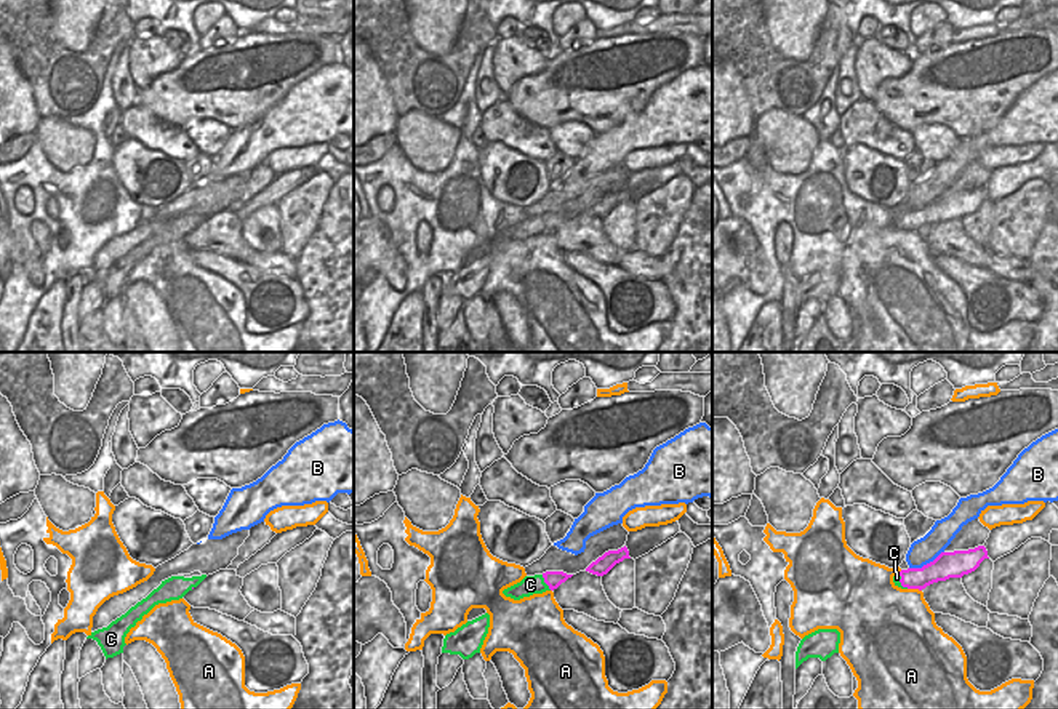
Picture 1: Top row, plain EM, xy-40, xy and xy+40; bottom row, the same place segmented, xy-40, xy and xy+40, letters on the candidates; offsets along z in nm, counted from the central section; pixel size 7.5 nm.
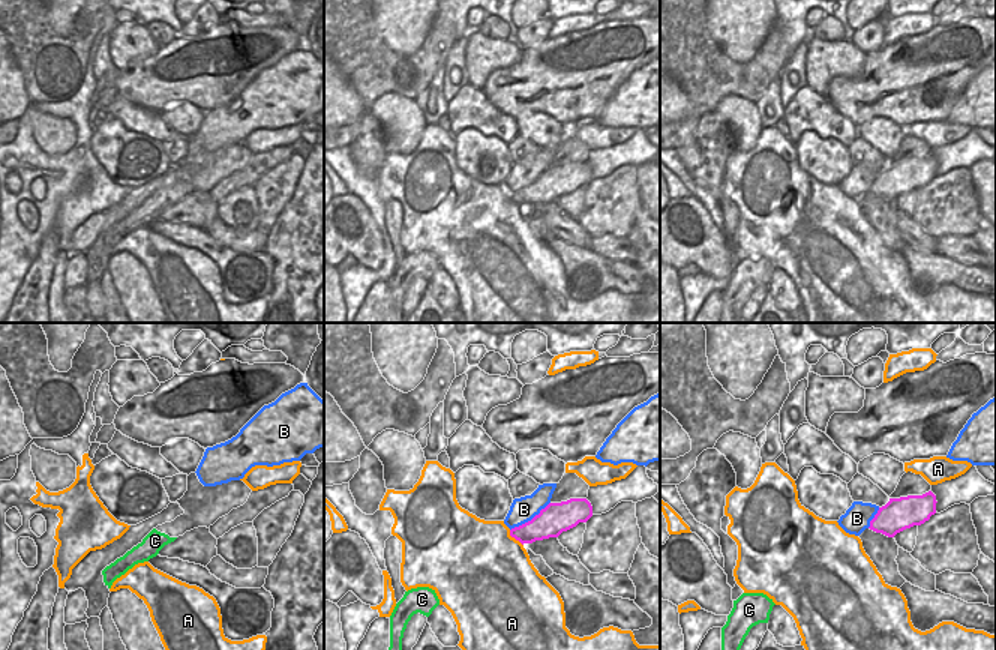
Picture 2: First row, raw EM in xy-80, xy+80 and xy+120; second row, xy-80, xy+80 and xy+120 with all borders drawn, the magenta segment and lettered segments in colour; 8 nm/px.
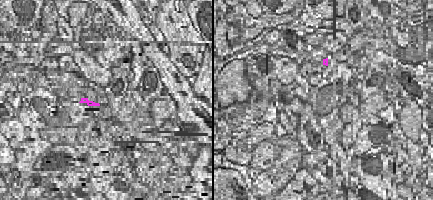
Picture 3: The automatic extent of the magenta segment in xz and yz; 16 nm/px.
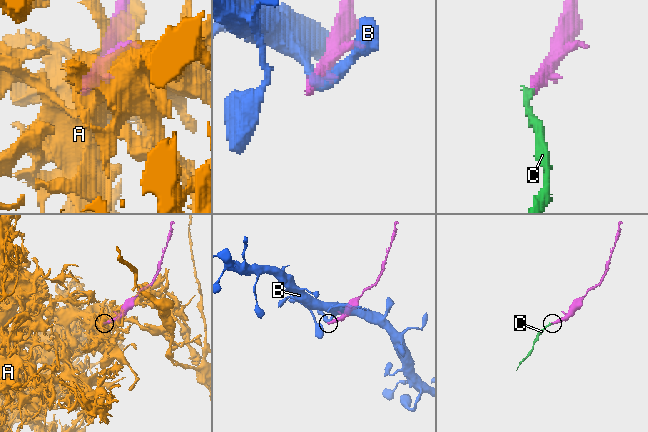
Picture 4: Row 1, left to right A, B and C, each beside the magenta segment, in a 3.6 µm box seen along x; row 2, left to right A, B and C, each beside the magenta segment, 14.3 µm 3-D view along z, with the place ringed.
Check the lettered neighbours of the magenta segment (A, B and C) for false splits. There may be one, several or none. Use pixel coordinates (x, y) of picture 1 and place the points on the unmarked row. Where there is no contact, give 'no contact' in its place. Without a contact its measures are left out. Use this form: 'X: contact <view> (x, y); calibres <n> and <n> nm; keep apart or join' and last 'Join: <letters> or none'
A: contact xy+40 (914, 229); calibres 180 and 440 nm; keep apart
B: contact xy+40 (927, 205); calibres 200 and 190 nm; keep apart
C: contact xy (545, 223); calibres 120 and 140 nm; join
Join: C

